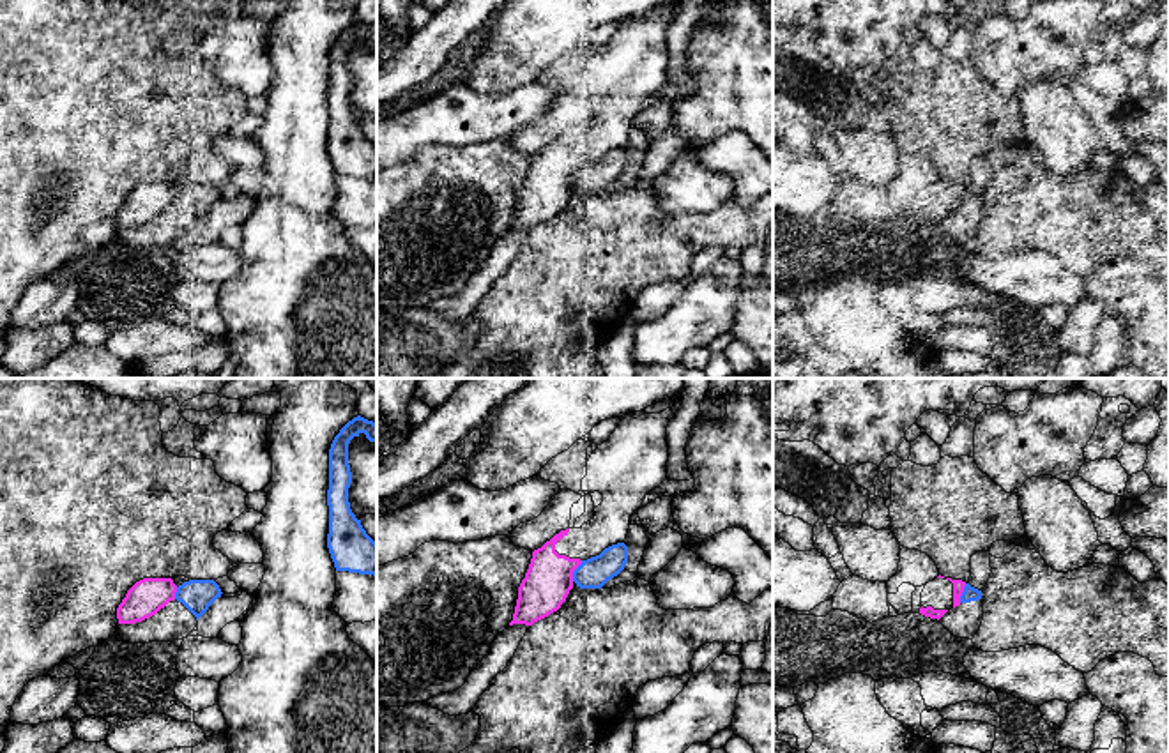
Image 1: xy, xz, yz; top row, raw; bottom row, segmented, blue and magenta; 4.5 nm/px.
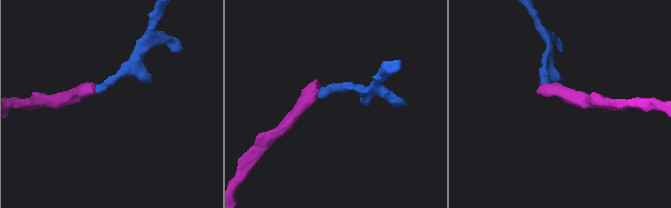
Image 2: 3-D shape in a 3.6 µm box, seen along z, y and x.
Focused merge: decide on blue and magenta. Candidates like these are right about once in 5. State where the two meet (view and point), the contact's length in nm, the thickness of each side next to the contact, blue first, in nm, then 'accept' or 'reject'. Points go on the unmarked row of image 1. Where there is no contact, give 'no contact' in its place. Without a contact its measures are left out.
meets blue in xz at (573, 175); contact 110 nm long; 140 nm thick on the blue side, 220 nm on the other; reject

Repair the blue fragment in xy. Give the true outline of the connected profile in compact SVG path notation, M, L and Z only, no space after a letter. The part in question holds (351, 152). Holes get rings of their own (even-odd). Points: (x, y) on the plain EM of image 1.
M357 19L340 34L329 53L327 152L336 175L377 180L377 147L366 138L348 106L352 87L348 48L361 37L377 48L377 27Z

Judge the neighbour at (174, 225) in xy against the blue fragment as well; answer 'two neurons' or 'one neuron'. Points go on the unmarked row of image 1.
one neuron

